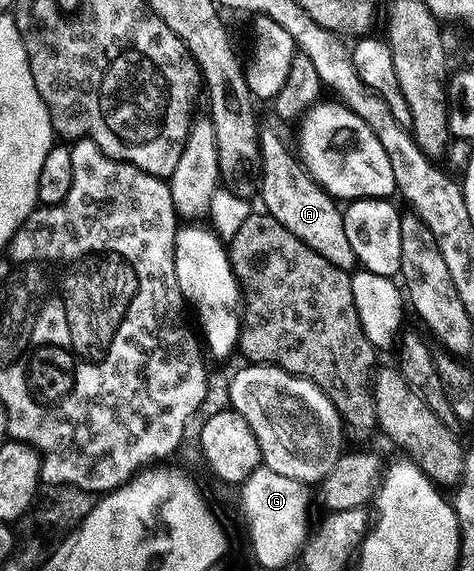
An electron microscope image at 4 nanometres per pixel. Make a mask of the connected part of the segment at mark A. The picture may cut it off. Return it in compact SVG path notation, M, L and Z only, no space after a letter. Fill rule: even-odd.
M267 126L261 128L259 200L265 203L262 204L264 211L287 226L287 230L291 230L295 238L311 246L315 254L323 254L323 258L327 258L331 266L356 269L358 262L355 250L351 250L351 242L347 242L347 230L343 230L345 214L342 205L313 181L313 177L295 155L294 149L290 145L289 148L281 141L279 133L272 132Z

